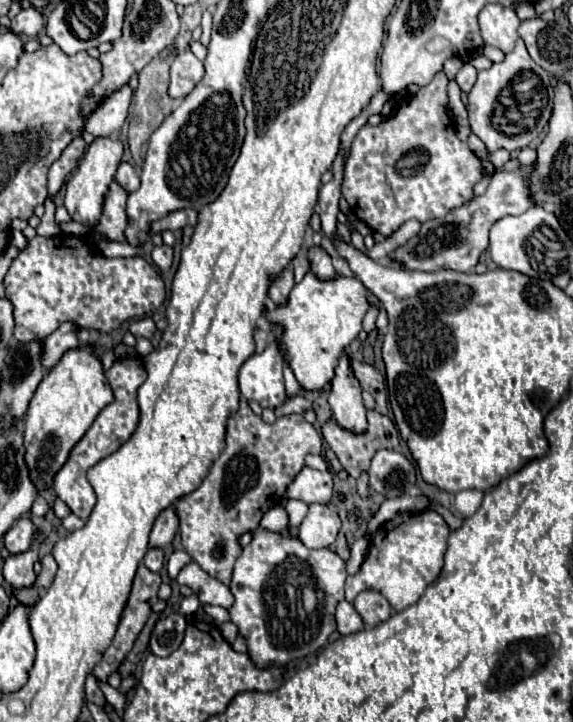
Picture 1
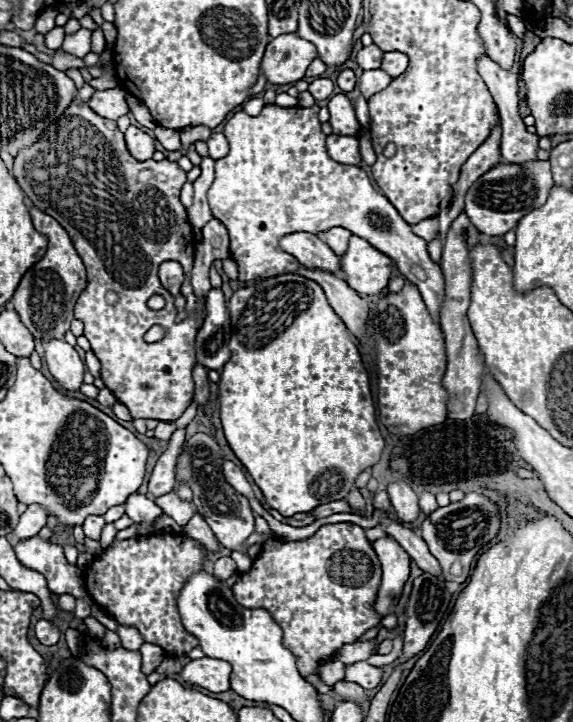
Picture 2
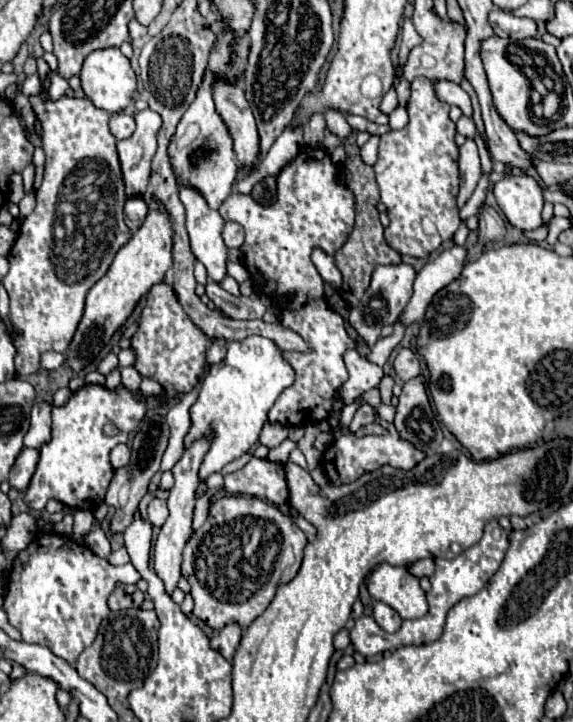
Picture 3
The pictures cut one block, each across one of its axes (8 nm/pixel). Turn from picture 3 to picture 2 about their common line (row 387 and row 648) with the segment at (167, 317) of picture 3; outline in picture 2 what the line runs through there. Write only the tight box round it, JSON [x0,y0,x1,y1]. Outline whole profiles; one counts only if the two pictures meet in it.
[84,534,206,656]

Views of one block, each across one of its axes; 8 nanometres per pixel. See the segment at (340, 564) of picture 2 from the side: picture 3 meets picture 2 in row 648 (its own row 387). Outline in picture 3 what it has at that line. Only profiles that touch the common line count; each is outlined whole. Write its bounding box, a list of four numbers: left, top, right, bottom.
[220,148,354,426]

